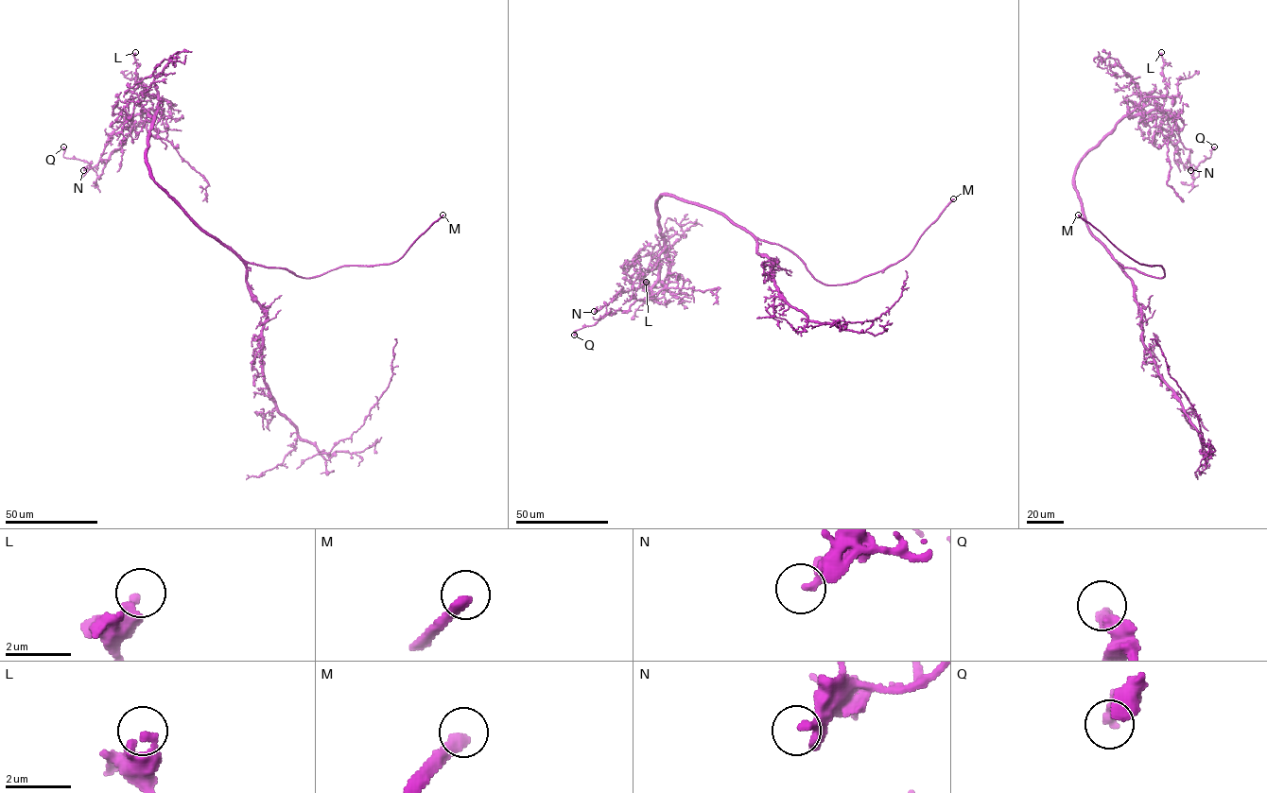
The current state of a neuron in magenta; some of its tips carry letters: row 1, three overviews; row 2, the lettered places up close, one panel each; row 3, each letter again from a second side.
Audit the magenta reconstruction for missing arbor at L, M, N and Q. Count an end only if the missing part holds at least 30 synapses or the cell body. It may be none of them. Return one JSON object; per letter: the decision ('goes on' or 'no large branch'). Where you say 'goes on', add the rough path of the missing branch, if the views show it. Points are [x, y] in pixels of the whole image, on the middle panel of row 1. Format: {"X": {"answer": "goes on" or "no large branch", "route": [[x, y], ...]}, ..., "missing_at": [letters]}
{"L": {"answer": "no large branch"}, "M": {"answer": "goes on", "route": [[953, 198], [965, 186], [969, 174]]}, "N": {"answer": "no large branch"}, "Q": {"answer": "no large branch"}, "missing_at": ["M"]}

